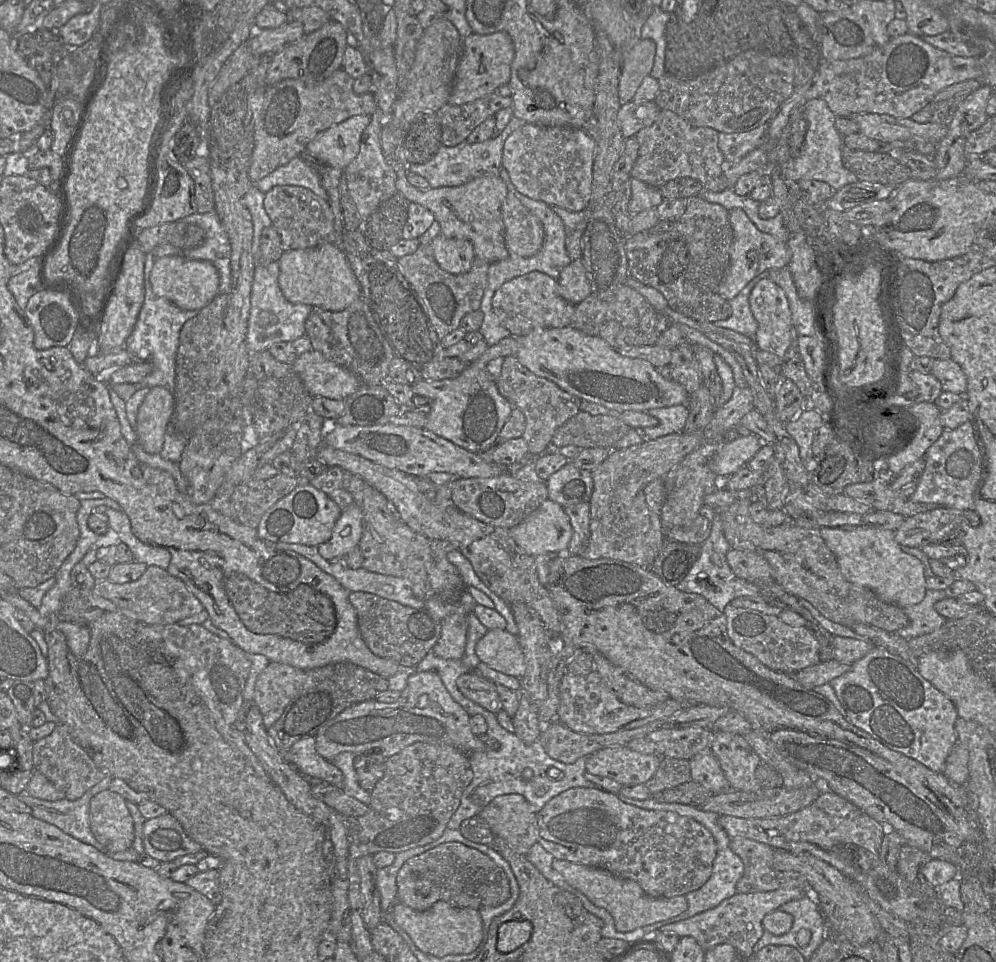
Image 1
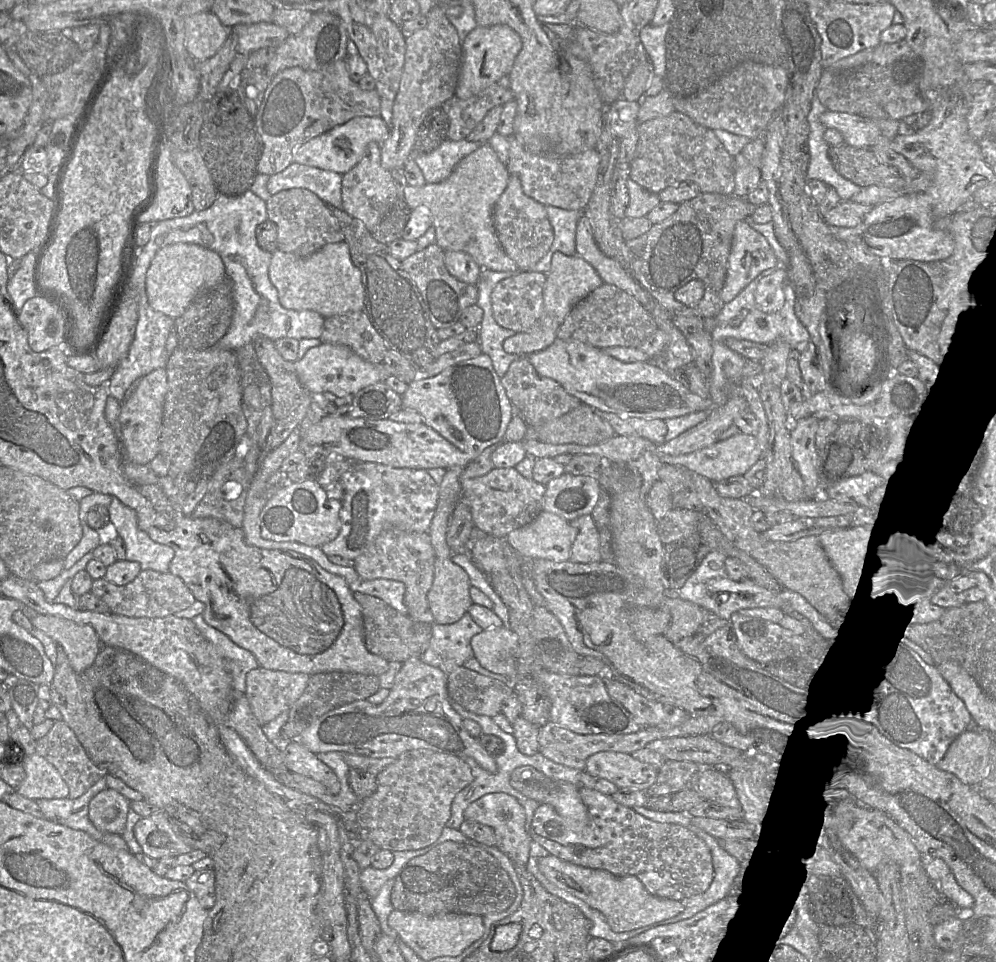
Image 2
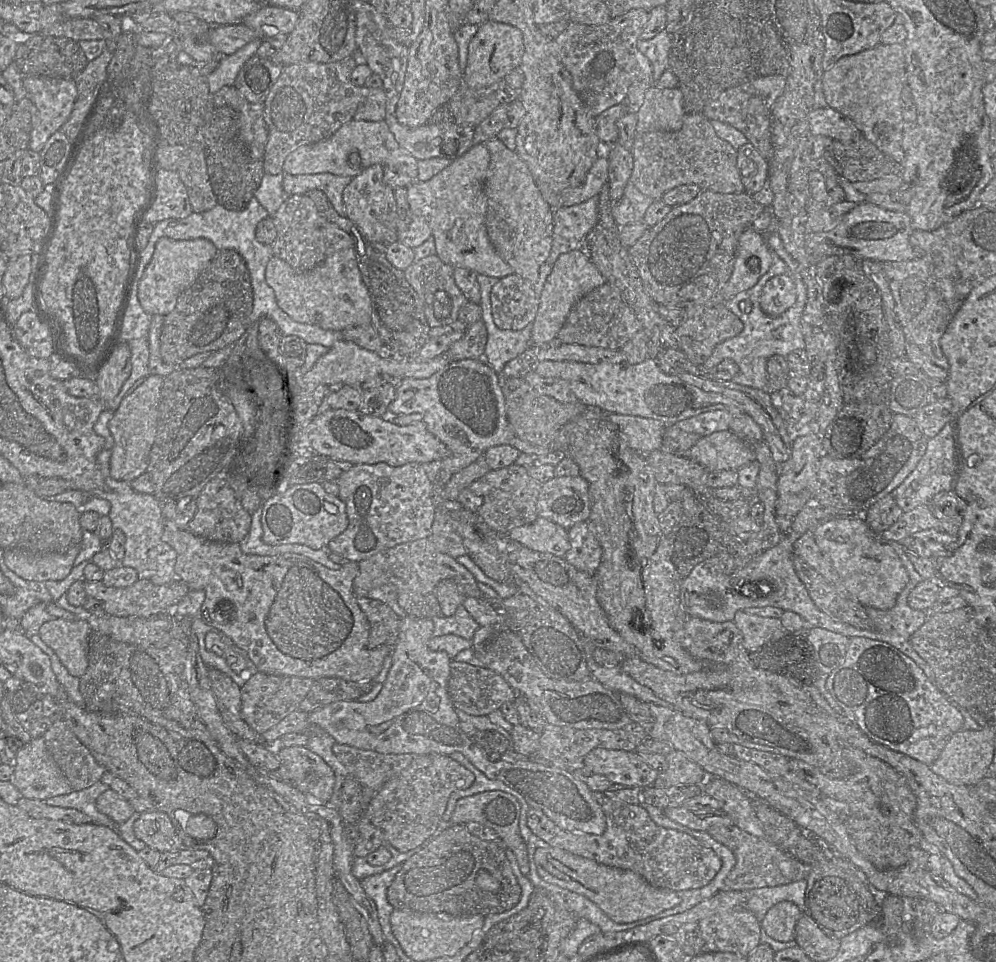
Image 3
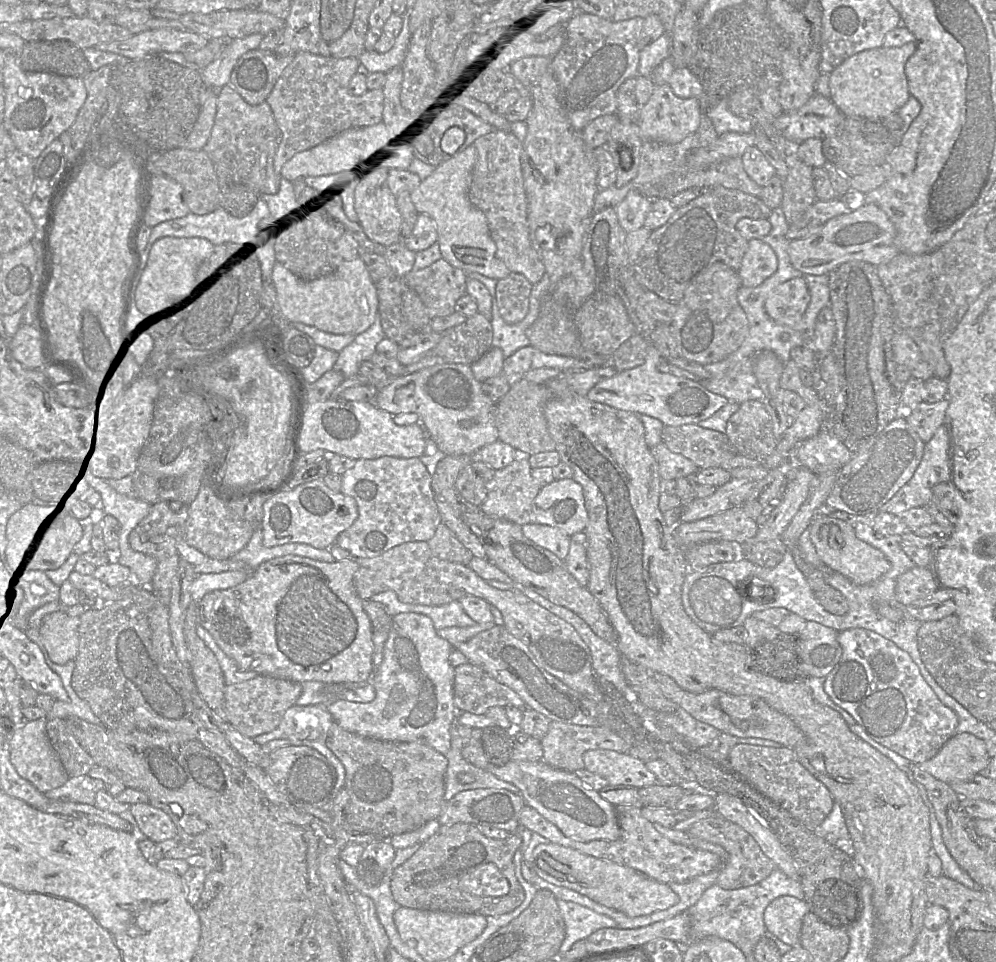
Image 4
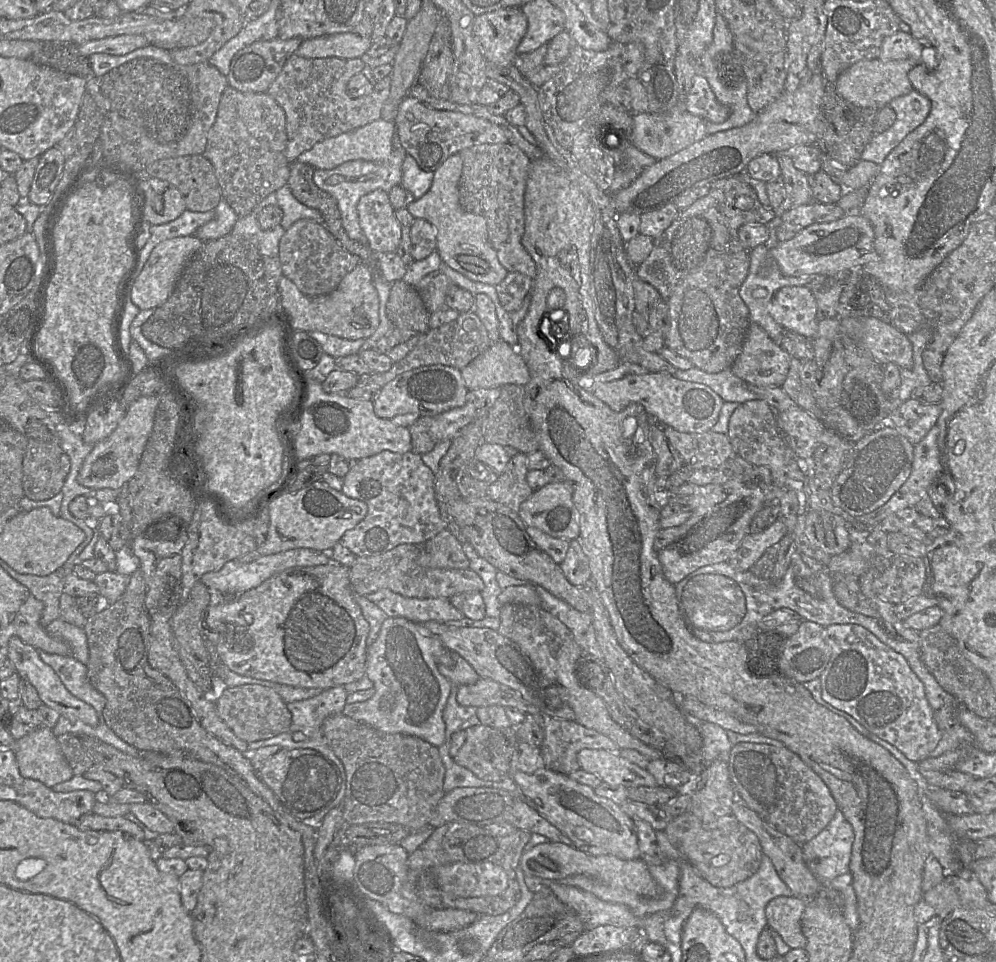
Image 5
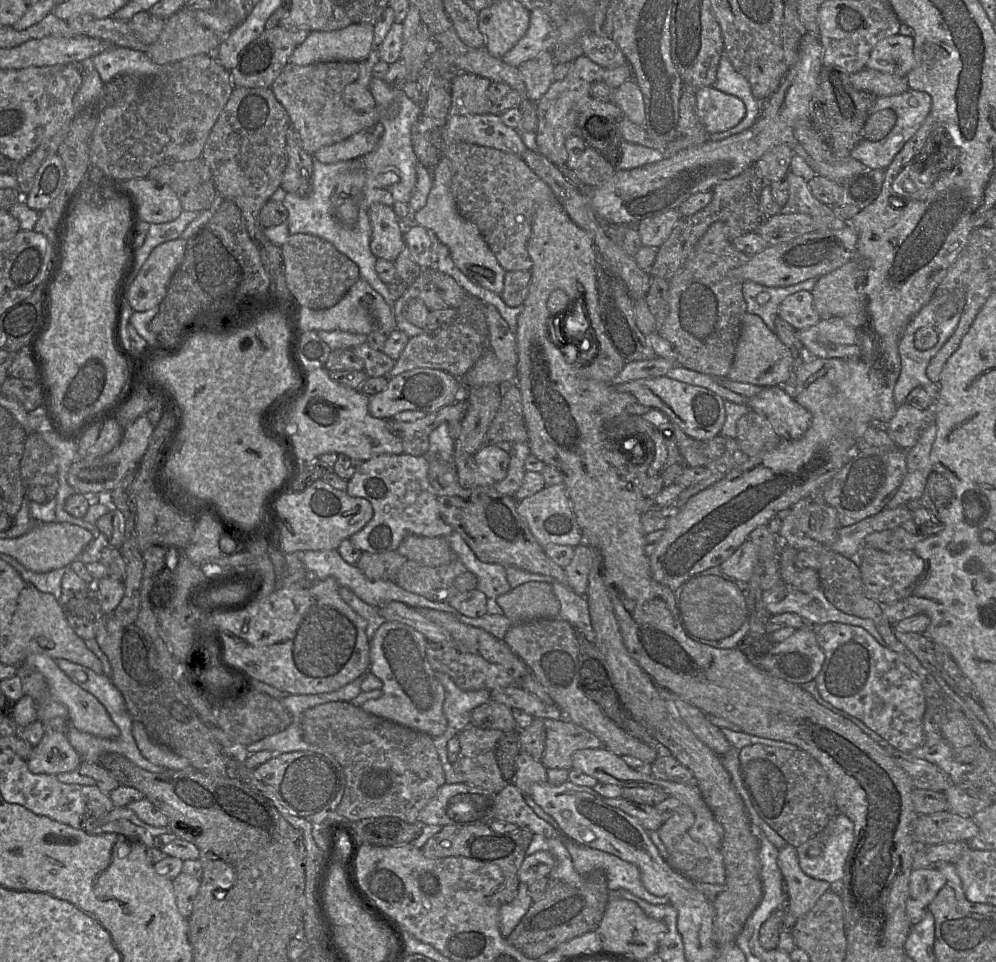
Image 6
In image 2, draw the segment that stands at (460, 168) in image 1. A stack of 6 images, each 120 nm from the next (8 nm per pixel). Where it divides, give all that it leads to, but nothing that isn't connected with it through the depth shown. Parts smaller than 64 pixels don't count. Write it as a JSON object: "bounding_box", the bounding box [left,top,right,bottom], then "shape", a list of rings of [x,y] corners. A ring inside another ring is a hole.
{"bounding_box":[413,139,485,183],"shape":[[[445,139],[439,147],[425,155],[413,155],[426,183],[440,183],[447,179],[457,163],[477,150],[485,141],[471,142],[466,139]]]}

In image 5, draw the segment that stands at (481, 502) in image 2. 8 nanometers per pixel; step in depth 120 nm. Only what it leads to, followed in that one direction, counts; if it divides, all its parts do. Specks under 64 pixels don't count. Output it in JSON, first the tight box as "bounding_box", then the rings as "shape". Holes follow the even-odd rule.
{"bounding_box":[486,453,533,513],"shape":[[[517,453],[510,458],[505,470],[488,487],[486,497],[518,513],[520,505],[533,492],[526,480],[528,471],[527,454]]]}

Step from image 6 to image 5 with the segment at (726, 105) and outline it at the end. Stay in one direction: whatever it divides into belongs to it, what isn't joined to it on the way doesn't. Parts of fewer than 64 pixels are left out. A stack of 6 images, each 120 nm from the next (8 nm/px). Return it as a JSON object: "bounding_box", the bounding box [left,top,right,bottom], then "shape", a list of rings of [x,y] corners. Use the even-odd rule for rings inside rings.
{"bounding_box":[683,72,731,123],"shape":[[[701,72],[694,75],[692,87],[683,104],[687,112],[713,123],[722,123],[731,114],[728,106],[718,102],[707,78]]]}

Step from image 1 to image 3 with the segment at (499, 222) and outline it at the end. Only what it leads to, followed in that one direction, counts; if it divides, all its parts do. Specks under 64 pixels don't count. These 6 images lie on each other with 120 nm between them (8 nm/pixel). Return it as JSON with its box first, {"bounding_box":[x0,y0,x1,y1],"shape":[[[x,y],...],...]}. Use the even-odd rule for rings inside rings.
{"bounding_box":[407,144,514,279],"shape":[[[484,144],[473,145],[430,180],[418,180],[407,187],[407,201],[412,216],[422,216],[431,228],[436,255],[453,267],[465,267],[498,279],[514,273],[496,252],[486,229],[487,198],[484,182],[490,153]]]}

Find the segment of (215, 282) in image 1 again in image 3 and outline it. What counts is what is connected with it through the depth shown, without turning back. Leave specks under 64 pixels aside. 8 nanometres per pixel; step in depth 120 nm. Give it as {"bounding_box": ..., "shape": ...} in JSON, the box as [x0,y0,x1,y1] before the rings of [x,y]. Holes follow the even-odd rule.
{"bounding_box":[138,237,217,315],"shape":[[[162,237],[159,239],[138,286],[138,298],[143,310],[149,315],[169,314],[175,308],[182,292],[197,281],[217,253],[216,246],[204,238],[175,240]]]}

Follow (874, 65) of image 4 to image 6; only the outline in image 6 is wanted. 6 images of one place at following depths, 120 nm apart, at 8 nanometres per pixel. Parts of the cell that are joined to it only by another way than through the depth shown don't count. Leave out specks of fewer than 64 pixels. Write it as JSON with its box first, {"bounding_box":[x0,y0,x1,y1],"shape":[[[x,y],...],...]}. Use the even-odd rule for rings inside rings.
{"bounding_box":[850,67,909,96],"shape":[[[865,67],[859,72],[850,74],[850,83],[861,91],[876,96],[891,96],[909,89],[906,76],[897,76]]]}

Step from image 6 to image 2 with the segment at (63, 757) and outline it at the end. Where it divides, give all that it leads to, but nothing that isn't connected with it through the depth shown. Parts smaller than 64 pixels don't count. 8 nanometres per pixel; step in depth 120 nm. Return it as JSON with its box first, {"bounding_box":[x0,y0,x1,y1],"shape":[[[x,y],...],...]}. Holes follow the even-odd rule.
{"bounding_box":[14,753,69,799],"shape":[[[37,753],[23,756],[22,766],[26,777],[14,790],[32,799],[63,799],[69,796],[69,788],[57,769]]]}

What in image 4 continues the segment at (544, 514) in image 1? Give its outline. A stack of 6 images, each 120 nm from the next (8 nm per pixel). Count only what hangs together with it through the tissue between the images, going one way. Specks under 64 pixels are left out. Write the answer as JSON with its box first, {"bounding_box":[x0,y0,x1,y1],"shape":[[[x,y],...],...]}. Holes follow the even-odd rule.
{"bounding_box":[521,523,570,560],"shape":[[[532,523],[521,527],[524,536],[535,544],[551,551],[561,560],[566,558],[570,548],[570,536],[561,529],[545,524]]]}

